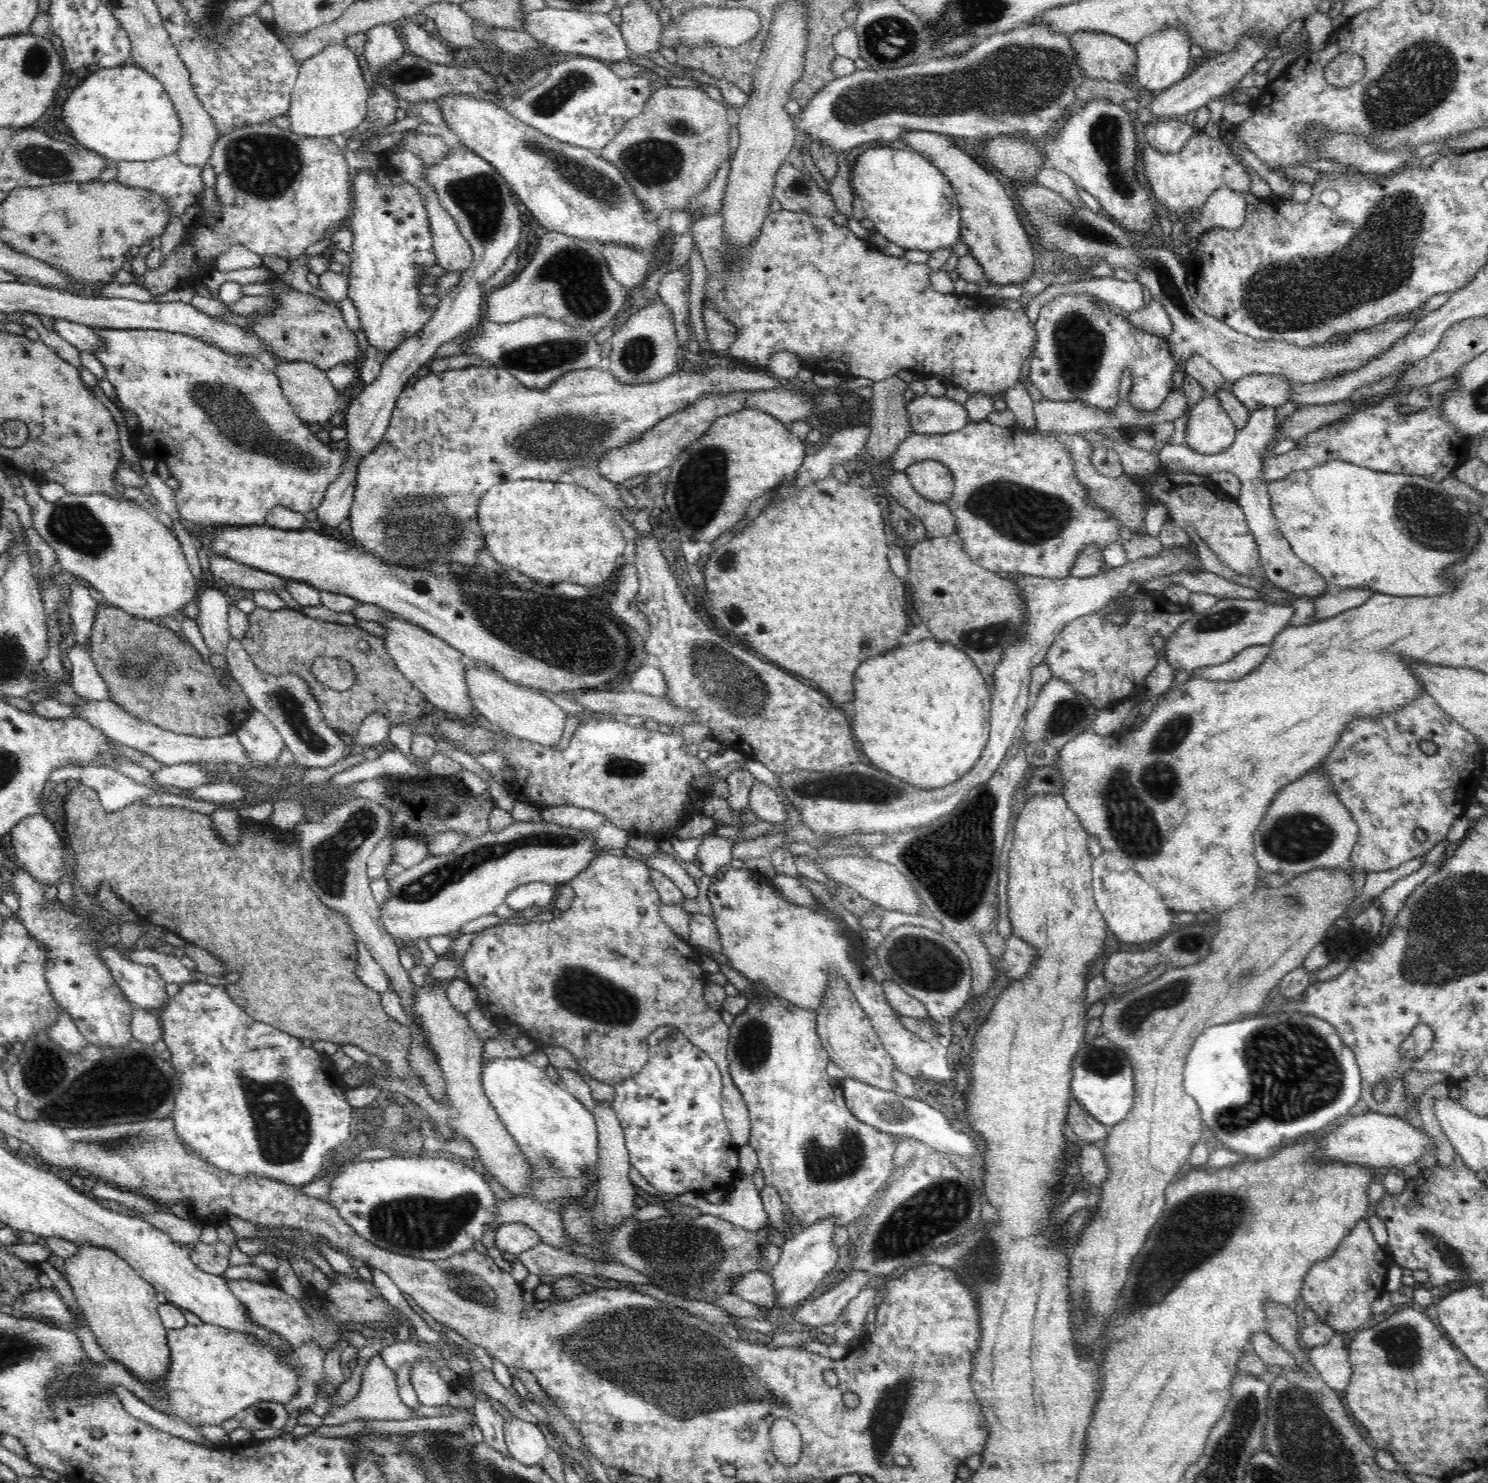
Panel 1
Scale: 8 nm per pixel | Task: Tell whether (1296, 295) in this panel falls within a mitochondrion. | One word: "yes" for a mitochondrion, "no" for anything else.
yes

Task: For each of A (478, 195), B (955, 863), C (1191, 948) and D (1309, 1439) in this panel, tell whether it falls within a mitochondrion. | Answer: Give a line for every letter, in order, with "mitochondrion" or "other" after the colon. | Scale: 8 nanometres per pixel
A: mitochondrion
B: mitochondrion
C: mitochondrion
D: mitochondrion

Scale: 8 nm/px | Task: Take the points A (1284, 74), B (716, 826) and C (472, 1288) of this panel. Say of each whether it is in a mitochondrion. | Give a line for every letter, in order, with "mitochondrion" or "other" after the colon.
A: other
B: other
C: mitochondrion

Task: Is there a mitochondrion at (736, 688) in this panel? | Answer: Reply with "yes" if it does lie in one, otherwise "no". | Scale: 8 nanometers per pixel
yes

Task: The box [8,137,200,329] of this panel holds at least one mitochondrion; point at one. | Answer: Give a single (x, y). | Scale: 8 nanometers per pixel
(42, 160)

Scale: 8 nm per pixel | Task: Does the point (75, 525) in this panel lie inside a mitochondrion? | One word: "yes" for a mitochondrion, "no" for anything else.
yes

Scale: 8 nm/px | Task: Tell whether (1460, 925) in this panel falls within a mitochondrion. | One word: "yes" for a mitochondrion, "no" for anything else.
yes

